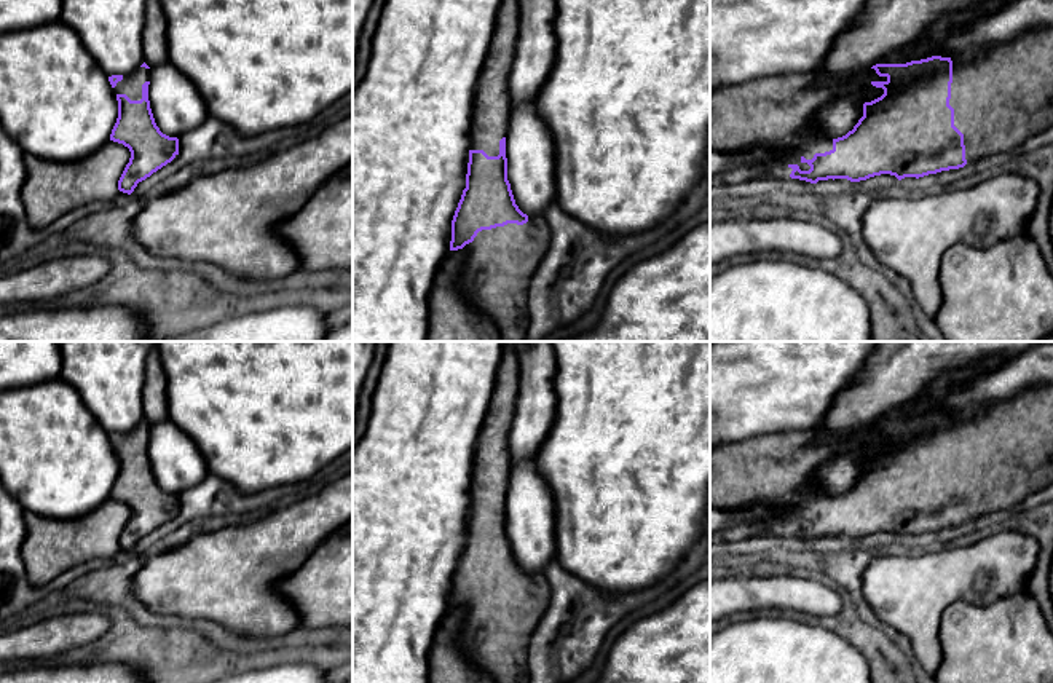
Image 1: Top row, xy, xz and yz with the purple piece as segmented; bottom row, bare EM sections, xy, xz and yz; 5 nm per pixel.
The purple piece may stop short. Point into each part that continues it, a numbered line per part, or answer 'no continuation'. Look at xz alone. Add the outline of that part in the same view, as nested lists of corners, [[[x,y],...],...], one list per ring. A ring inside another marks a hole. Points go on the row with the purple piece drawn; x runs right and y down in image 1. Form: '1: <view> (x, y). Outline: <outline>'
1: xz (492, 106). Outline: [[[501,0],[495,32],[472,105],[471,150],[499,155],[511,116],[509,77],[515,57],[520,11],[517,0]]]
2: xz (500, 262). Outline: [[[544,217],[477,233],[463,247],[464,295],[496,326],[499,342],[525,342],[530,329],[526,294],[533,273],[550,244]]]

